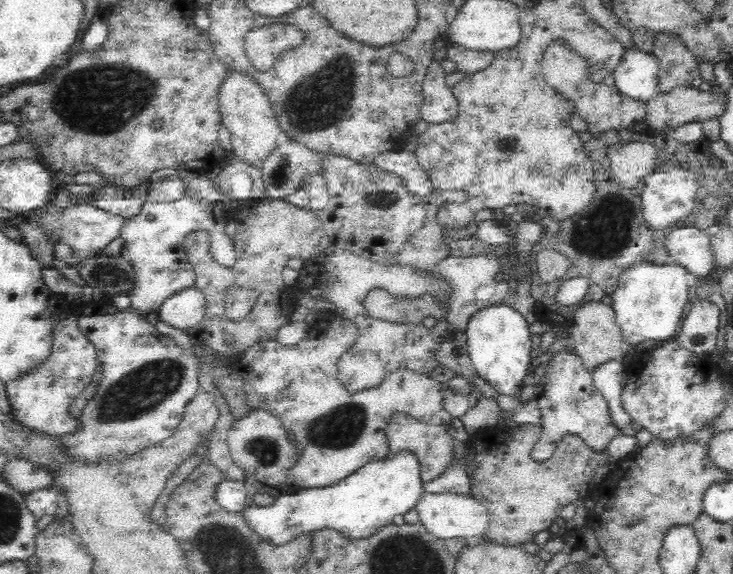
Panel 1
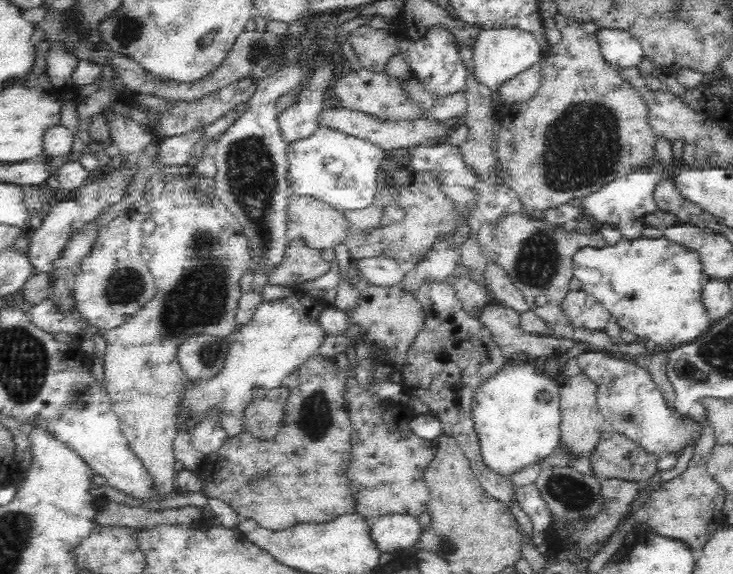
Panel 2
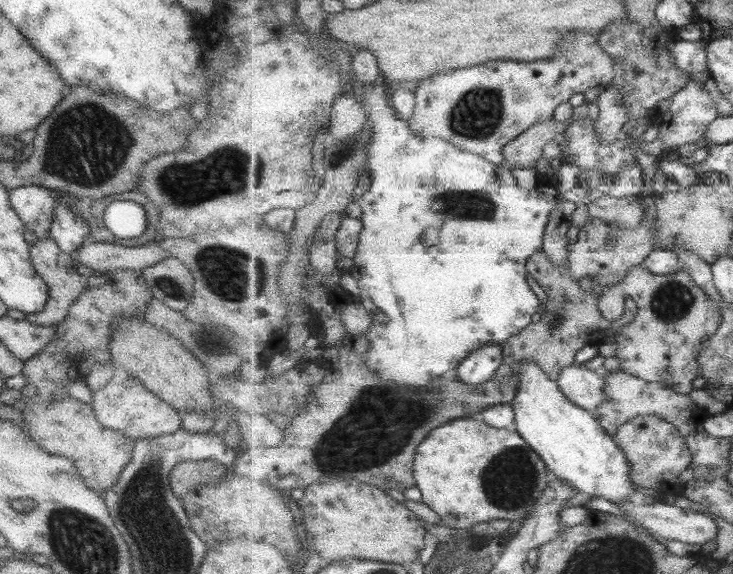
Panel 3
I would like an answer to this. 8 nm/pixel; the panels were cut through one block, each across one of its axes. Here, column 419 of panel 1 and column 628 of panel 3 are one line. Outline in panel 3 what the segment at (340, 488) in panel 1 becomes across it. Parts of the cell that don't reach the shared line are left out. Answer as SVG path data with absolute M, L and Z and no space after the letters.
M524 361L524 364L517 370L517 378L519 392L511 403L515 409L515 426L525 441L533 447L533 450L541 455L551 475L571 484L578 492L585 492L585 494L604 498L614 503L625 502L628 499L638 500L635 483L631 479L629 459L614 437L605 431L596 415L583 409L577 403L571 402L571 399L567 398L567 395L561 390L558 381L552 379L536 363Z

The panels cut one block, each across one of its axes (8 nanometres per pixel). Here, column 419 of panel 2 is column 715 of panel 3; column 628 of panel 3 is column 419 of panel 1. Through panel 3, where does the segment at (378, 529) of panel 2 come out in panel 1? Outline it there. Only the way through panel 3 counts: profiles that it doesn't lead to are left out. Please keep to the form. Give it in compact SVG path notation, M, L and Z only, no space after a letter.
M425 492L416 503L415 508L419 520L424 523L428 531L441 539L470 538L470 536L482 535L489 523L487 510L472 495Z

